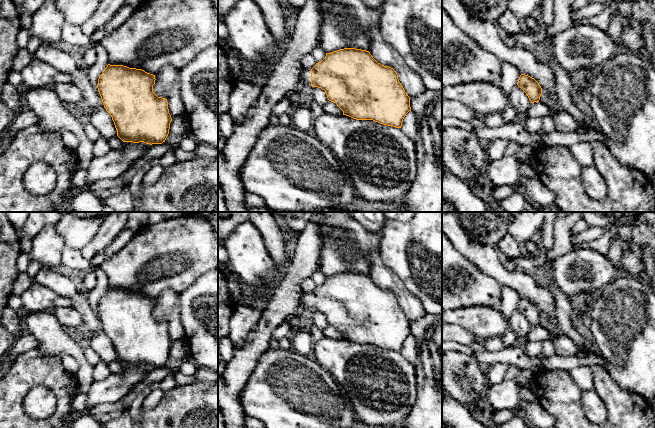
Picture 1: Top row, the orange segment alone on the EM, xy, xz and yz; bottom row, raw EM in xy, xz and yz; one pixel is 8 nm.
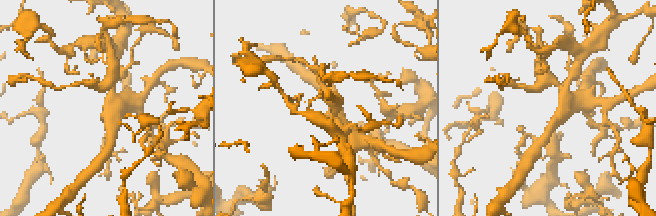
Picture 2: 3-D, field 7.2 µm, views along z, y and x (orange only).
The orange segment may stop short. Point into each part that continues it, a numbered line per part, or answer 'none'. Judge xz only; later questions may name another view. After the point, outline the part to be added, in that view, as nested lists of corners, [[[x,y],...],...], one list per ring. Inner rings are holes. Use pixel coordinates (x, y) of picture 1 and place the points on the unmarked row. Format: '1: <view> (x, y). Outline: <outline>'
1: xz (305, 302). Outline: [[[304,292],[301,295],[300,306],[302,312],[310,312],[311,308],[311,293]]]

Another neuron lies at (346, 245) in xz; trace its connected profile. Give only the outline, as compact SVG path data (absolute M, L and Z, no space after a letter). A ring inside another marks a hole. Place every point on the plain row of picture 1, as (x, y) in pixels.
M315 212L314 215L318 216L321 220L319 230L322 235L322 250L318 271L324 273L326 277L344 272L368 275L370 270L370 255L373 252L379 254L383 225L376 232L369 232L347 212Z

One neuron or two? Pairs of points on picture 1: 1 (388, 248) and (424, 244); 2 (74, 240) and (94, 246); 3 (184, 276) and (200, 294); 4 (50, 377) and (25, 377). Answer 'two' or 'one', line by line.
1: one
2: two
3: two
4: one

